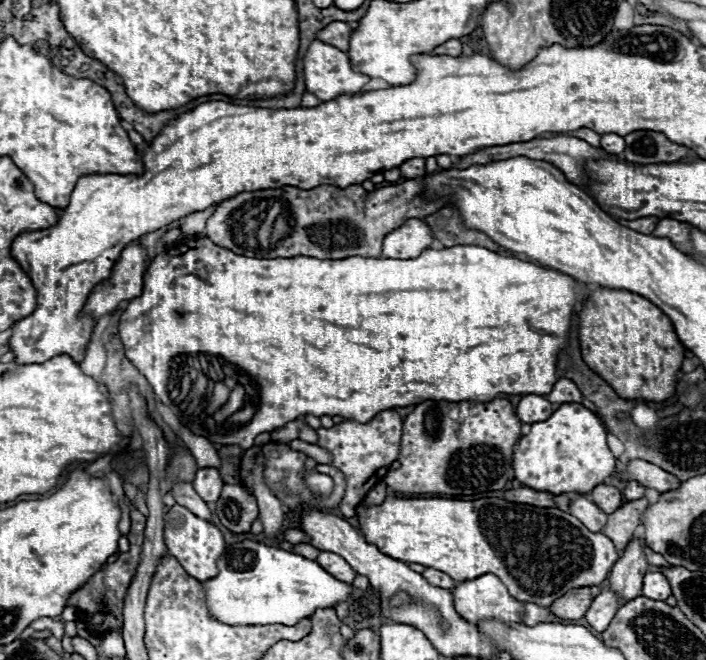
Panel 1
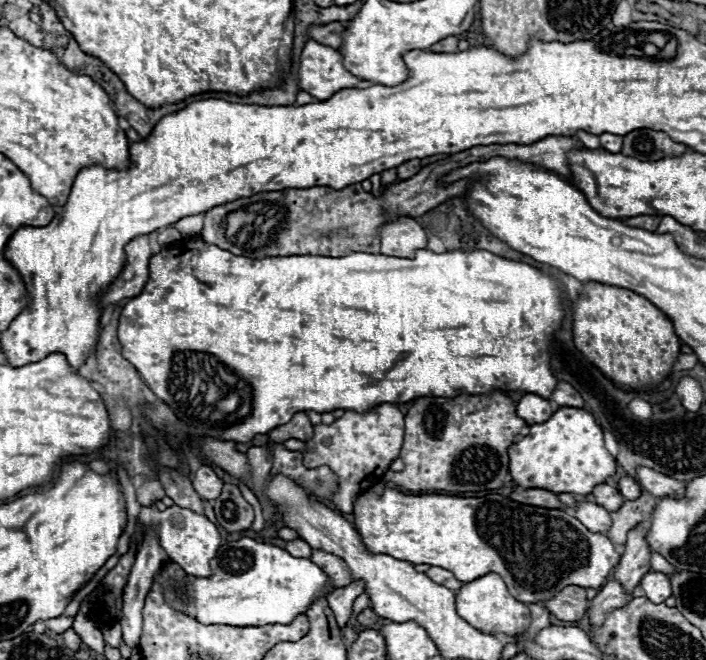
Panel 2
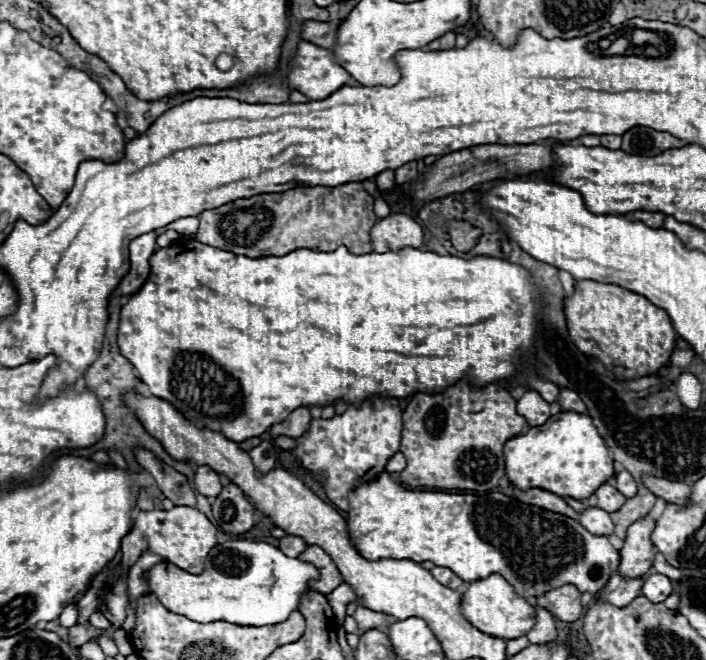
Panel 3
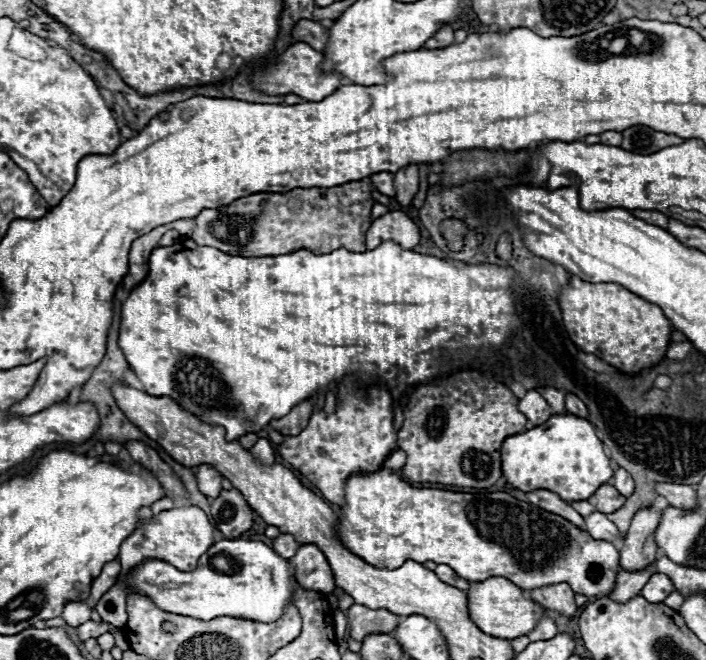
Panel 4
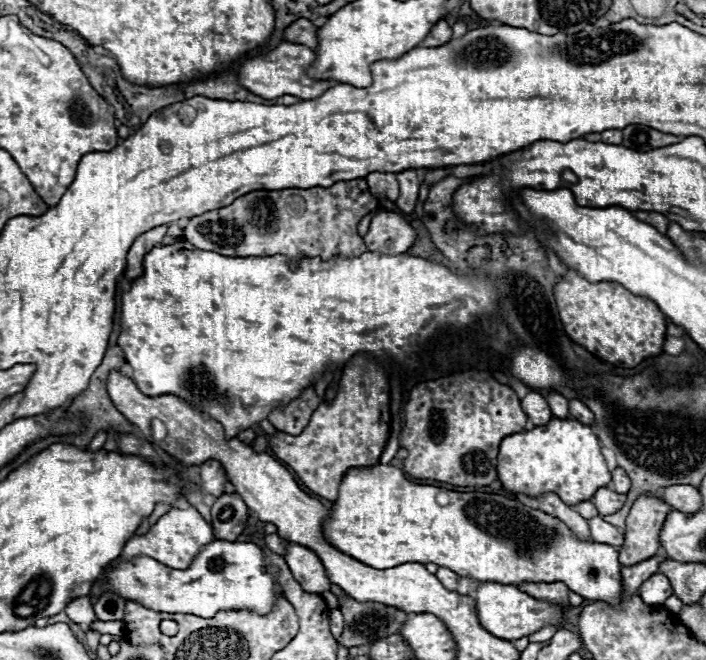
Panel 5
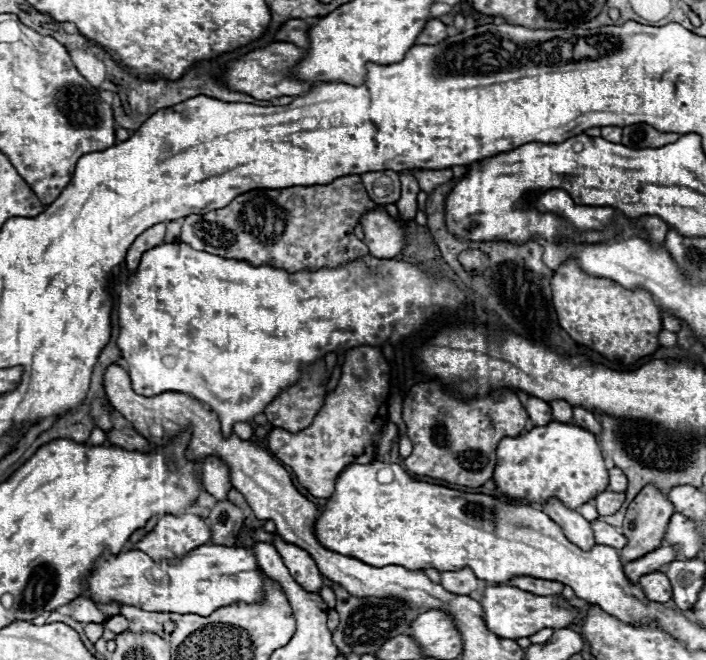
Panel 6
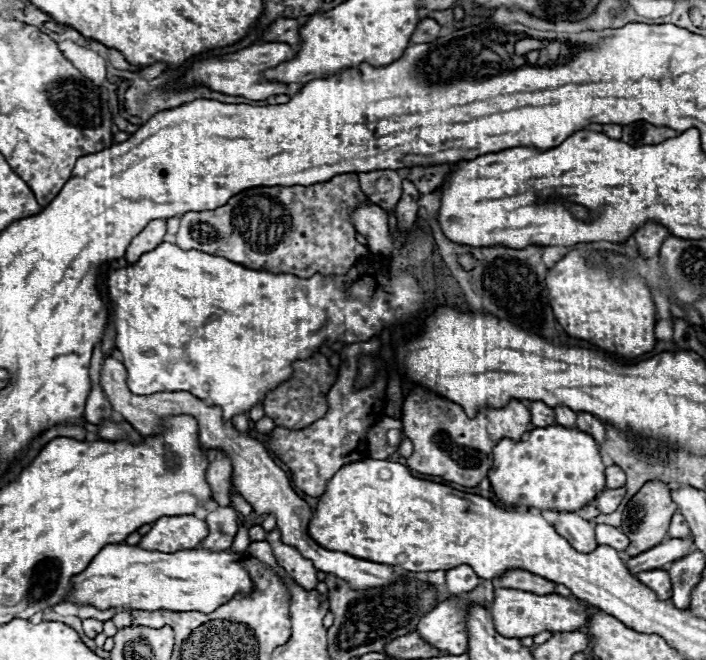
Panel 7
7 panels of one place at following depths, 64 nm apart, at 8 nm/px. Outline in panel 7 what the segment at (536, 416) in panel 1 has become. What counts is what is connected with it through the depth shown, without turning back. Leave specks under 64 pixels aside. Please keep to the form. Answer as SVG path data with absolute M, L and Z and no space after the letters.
M536 400L530 404L530 412L532 412L532 424L538 426L538 428L544 428L544 426L552 426L556 424L556 418L554 418L554 410L548 408L544 402Z

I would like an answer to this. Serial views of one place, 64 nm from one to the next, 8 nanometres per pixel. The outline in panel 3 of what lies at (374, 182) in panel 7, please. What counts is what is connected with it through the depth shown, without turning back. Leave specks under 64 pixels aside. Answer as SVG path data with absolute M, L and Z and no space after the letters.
M384 170L376 176L376 184L378 184L378 190L380 192L386 192L390 194L394 190L394 170Z

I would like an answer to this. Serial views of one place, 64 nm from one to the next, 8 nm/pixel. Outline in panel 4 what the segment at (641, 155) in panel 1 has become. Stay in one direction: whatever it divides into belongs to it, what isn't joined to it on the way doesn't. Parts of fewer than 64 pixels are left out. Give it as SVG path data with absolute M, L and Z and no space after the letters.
M630 126L624 130L622 148L628 152L636 152L636 154L652 154L666 146L674 146L674 144L682 144L682 142L684 142L684 138L674 136L674 134L656 132L648 126Z

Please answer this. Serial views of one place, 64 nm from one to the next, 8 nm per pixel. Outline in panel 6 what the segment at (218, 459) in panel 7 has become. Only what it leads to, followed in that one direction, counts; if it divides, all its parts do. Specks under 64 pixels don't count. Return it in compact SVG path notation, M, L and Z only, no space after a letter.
M206 456L202 462L202 484L216 500L226 500L230 484L230 470L218 456Z

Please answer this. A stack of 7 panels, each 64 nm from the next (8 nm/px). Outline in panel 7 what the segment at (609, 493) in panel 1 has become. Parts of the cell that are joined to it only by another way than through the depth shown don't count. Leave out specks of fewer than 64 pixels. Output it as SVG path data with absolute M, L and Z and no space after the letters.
M624 486L622 488L616 488L616 490L604 490L596 498L596 506L600 508L602 514L610 514L610 512L614 512L618 508L618 504L624 498L624 494L626 494L626 488Z

